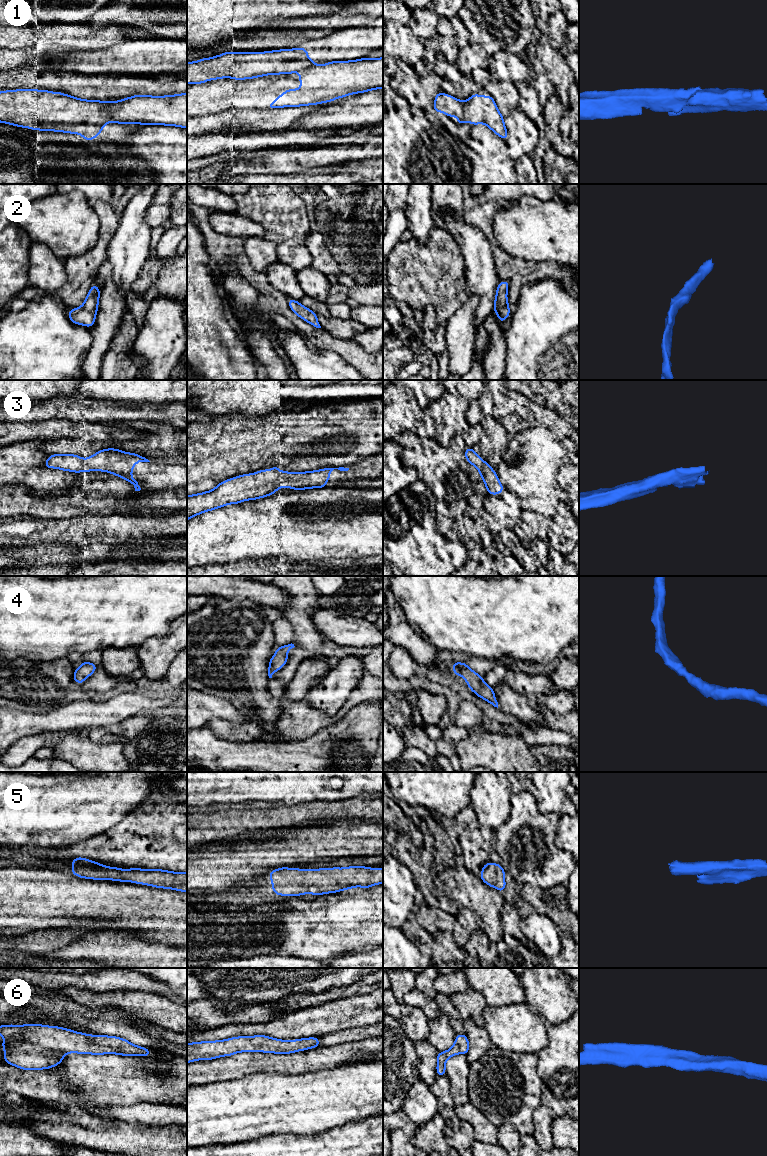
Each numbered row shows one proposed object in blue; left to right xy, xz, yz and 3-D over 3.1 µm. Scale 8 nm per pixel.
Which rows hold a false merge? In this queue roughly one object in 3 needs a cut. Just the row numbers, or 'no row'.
1

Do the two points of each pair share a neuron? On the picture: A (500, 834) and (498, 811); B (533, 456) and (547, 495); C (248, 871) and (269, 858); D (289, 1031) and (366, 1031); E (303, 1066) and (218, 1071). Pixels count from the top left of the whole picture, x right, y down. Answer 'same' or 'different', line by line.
A: different
B: same
C: same
D: different
E: same

